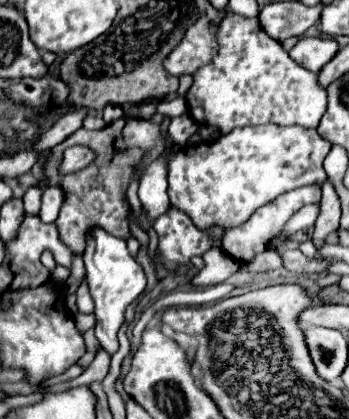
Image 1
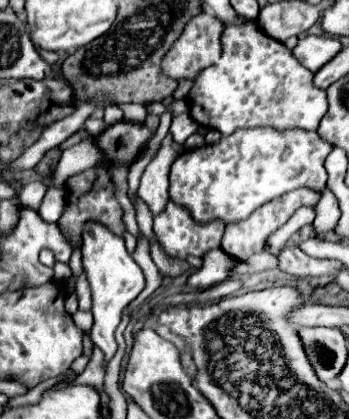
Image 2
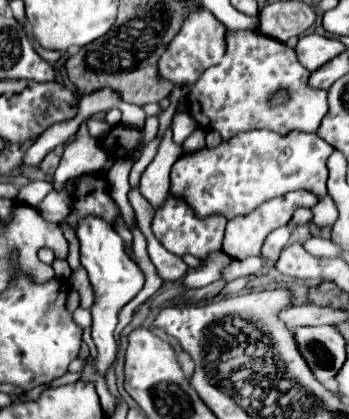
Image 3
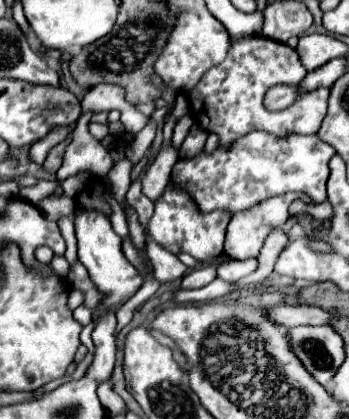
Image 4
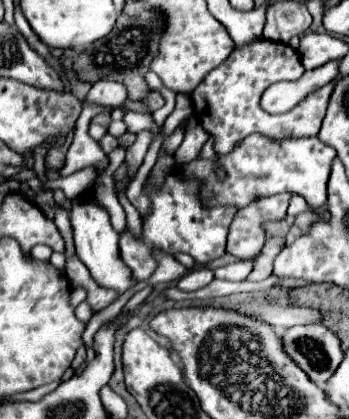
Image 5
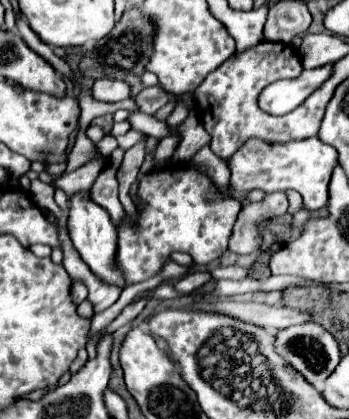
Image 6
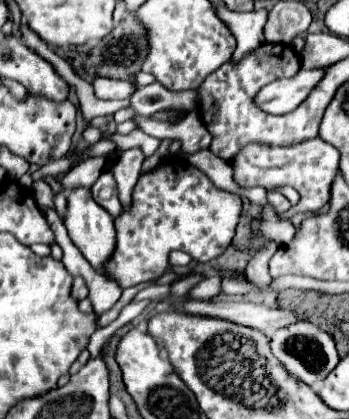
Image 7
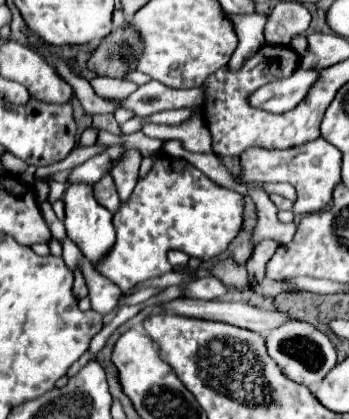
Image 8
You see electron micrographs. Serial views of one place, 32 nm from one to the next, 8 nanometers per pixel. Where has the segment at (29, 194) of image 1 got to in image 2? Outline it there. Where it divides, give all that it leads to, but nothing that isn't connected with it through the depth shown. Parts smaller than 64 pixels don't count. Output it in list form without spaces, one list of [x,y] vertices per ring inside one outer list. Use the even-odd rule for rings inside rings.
[[[32,182],[32,184],[24,186],[24,188],[22,188],[22,194],[20,194],[22,206],[24,206],[26,210],[38,210],[44,192],[46,192],[46,186],[44,186],[42,182]]]

